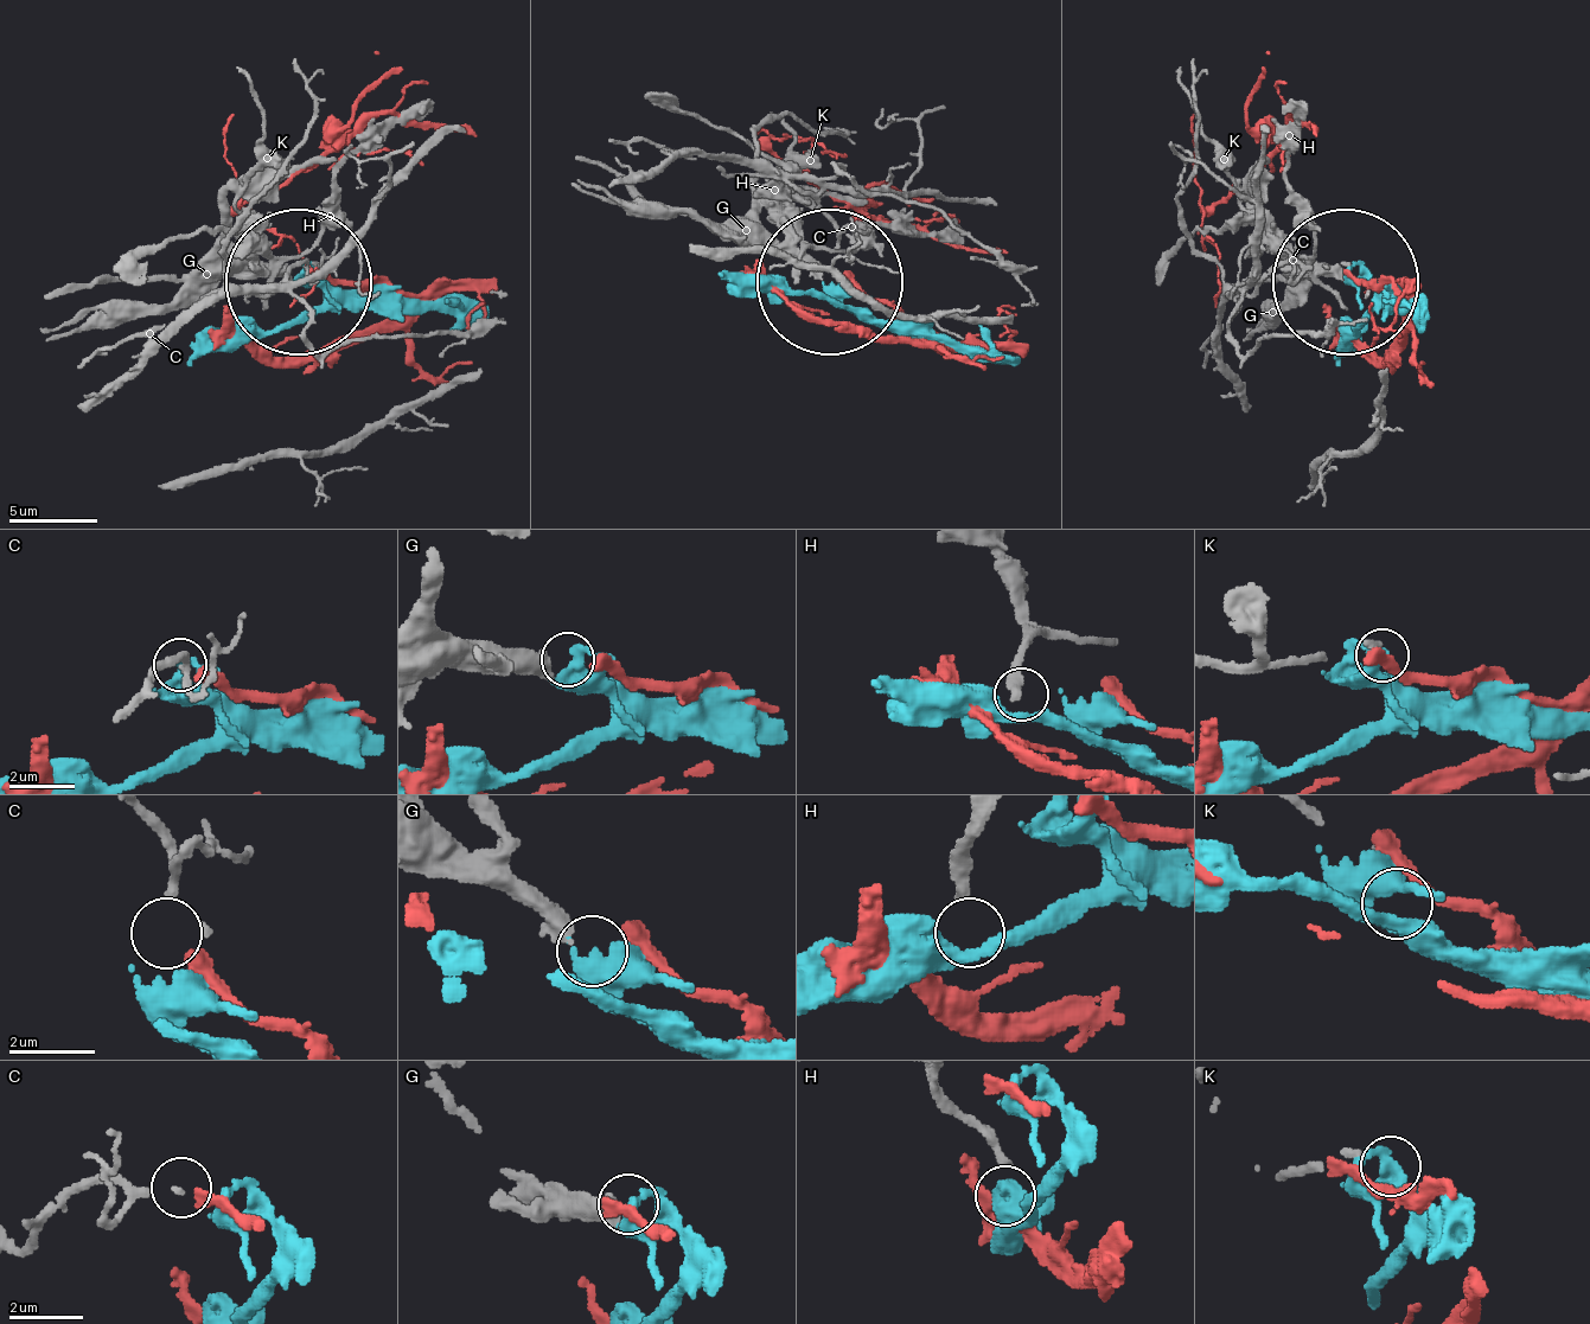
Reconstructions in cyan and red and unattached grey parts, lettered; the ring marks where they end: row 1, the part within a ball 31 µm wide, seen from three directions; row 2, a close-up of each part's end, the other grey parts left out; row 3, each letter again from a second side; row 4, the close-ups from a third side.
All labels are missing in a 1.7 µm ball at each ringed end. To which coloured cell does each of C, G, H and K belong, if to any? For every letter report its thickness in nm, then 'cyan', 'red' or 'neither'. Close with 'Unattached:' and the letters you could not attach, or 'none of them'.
C: 80 nm | red
G: 550 nm | cyan
H: 240 nm | neither
K: 170 nm | neither
Unattached: H, K

